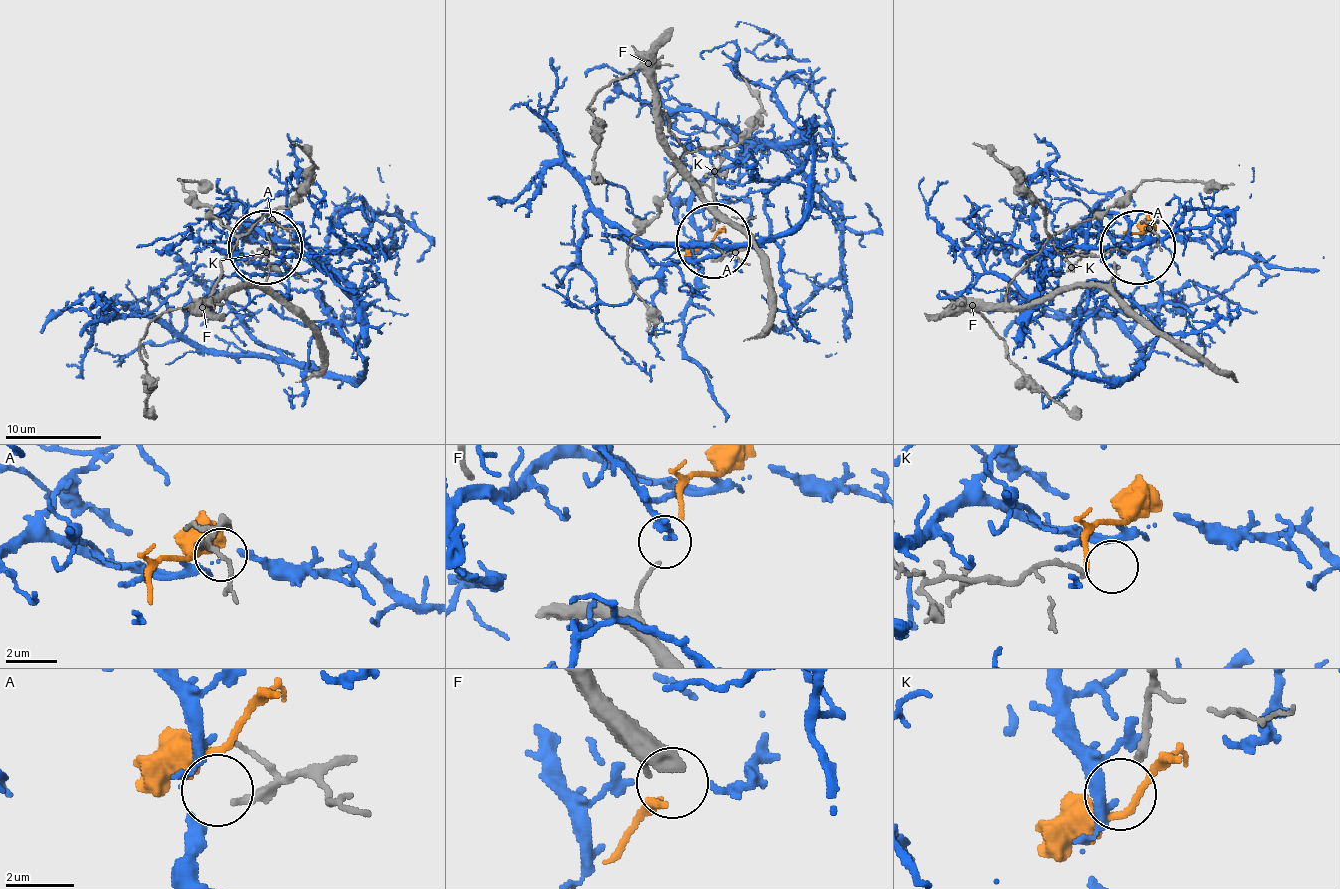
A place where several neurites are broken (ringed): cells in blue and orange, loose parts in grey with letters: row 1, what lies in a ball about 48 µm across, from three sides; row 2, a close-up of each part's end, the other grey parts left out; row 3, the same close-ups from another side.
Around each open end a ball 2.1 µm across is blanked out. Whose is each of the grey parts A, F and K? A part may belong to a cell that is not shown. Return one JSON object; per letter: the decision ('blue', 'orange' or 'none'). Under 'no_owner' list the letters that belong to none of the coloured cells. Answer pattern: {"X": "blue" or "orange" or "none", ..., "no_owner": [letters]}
{"A": "blue", "F": "orange", "K": "none", "no_owner": ["K"]}

